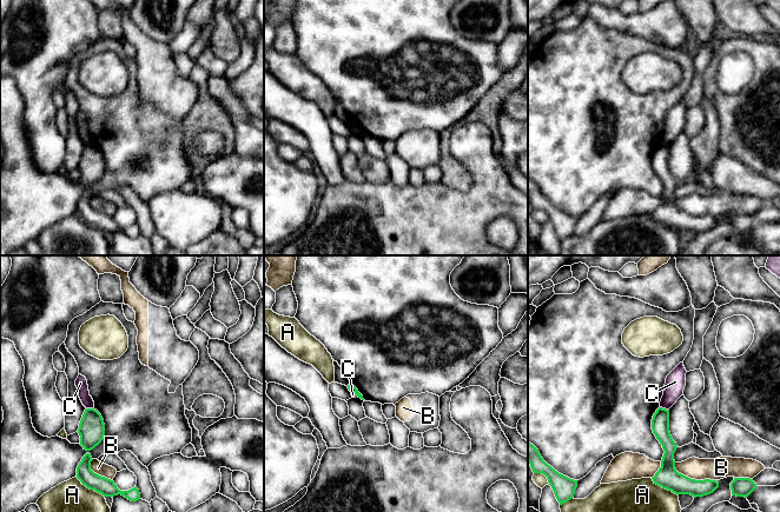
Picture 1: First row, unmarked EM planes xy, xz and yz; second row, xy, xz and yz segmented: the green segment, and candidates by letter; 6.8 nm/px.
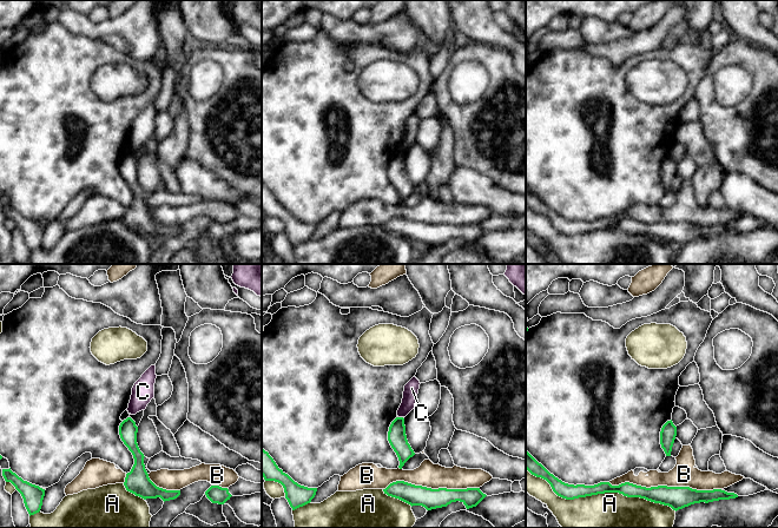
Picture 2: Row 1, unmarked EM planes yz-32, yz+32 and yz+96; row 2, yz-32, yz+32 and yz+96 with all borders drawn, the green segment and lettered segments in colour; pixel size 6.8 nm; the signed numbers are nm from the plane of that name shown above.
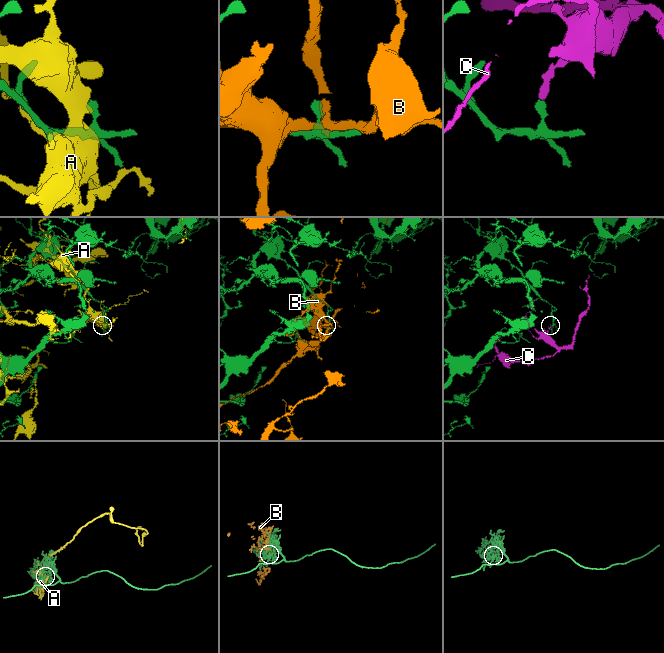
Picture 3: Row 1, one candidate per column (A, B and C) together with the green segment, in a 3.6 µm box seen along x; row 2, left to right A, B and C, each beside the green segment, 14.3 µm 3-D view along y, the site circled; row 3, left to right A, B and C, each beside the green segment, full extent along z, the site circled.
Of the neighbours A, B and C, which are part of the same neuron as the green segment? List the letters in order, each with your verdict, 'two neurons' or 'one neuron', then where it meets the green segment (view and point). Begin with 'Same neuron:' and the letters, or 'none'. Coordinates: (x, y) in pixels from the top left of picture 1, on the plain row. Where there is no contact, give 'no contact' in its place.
Same neuron: none
A: two neurons | xy (90, 225)
B: two neurons | yz (693, 215)
C: two neurons | yz (665, 145)

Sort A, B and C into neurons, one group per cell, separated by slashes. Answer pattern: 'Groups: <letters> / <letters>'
Groups: A / B / C

